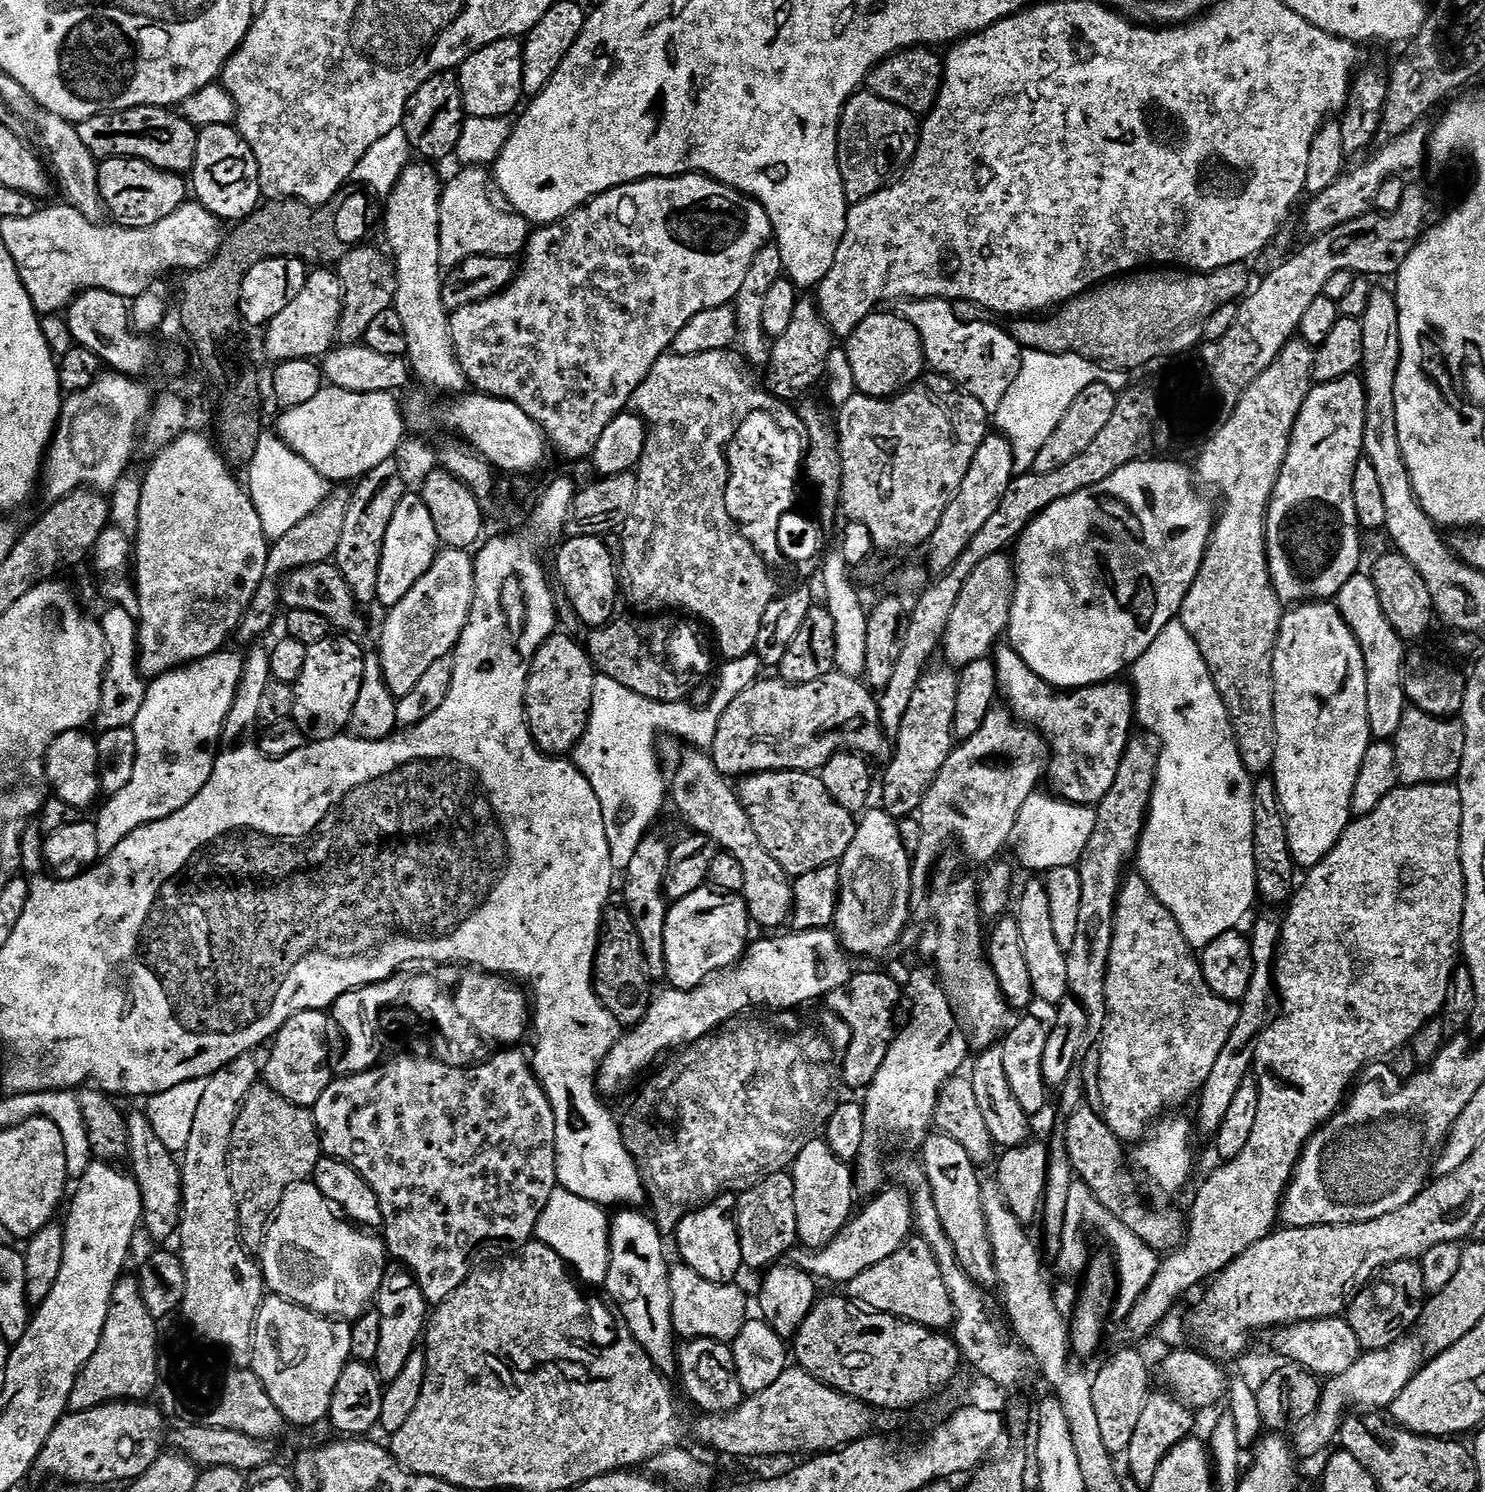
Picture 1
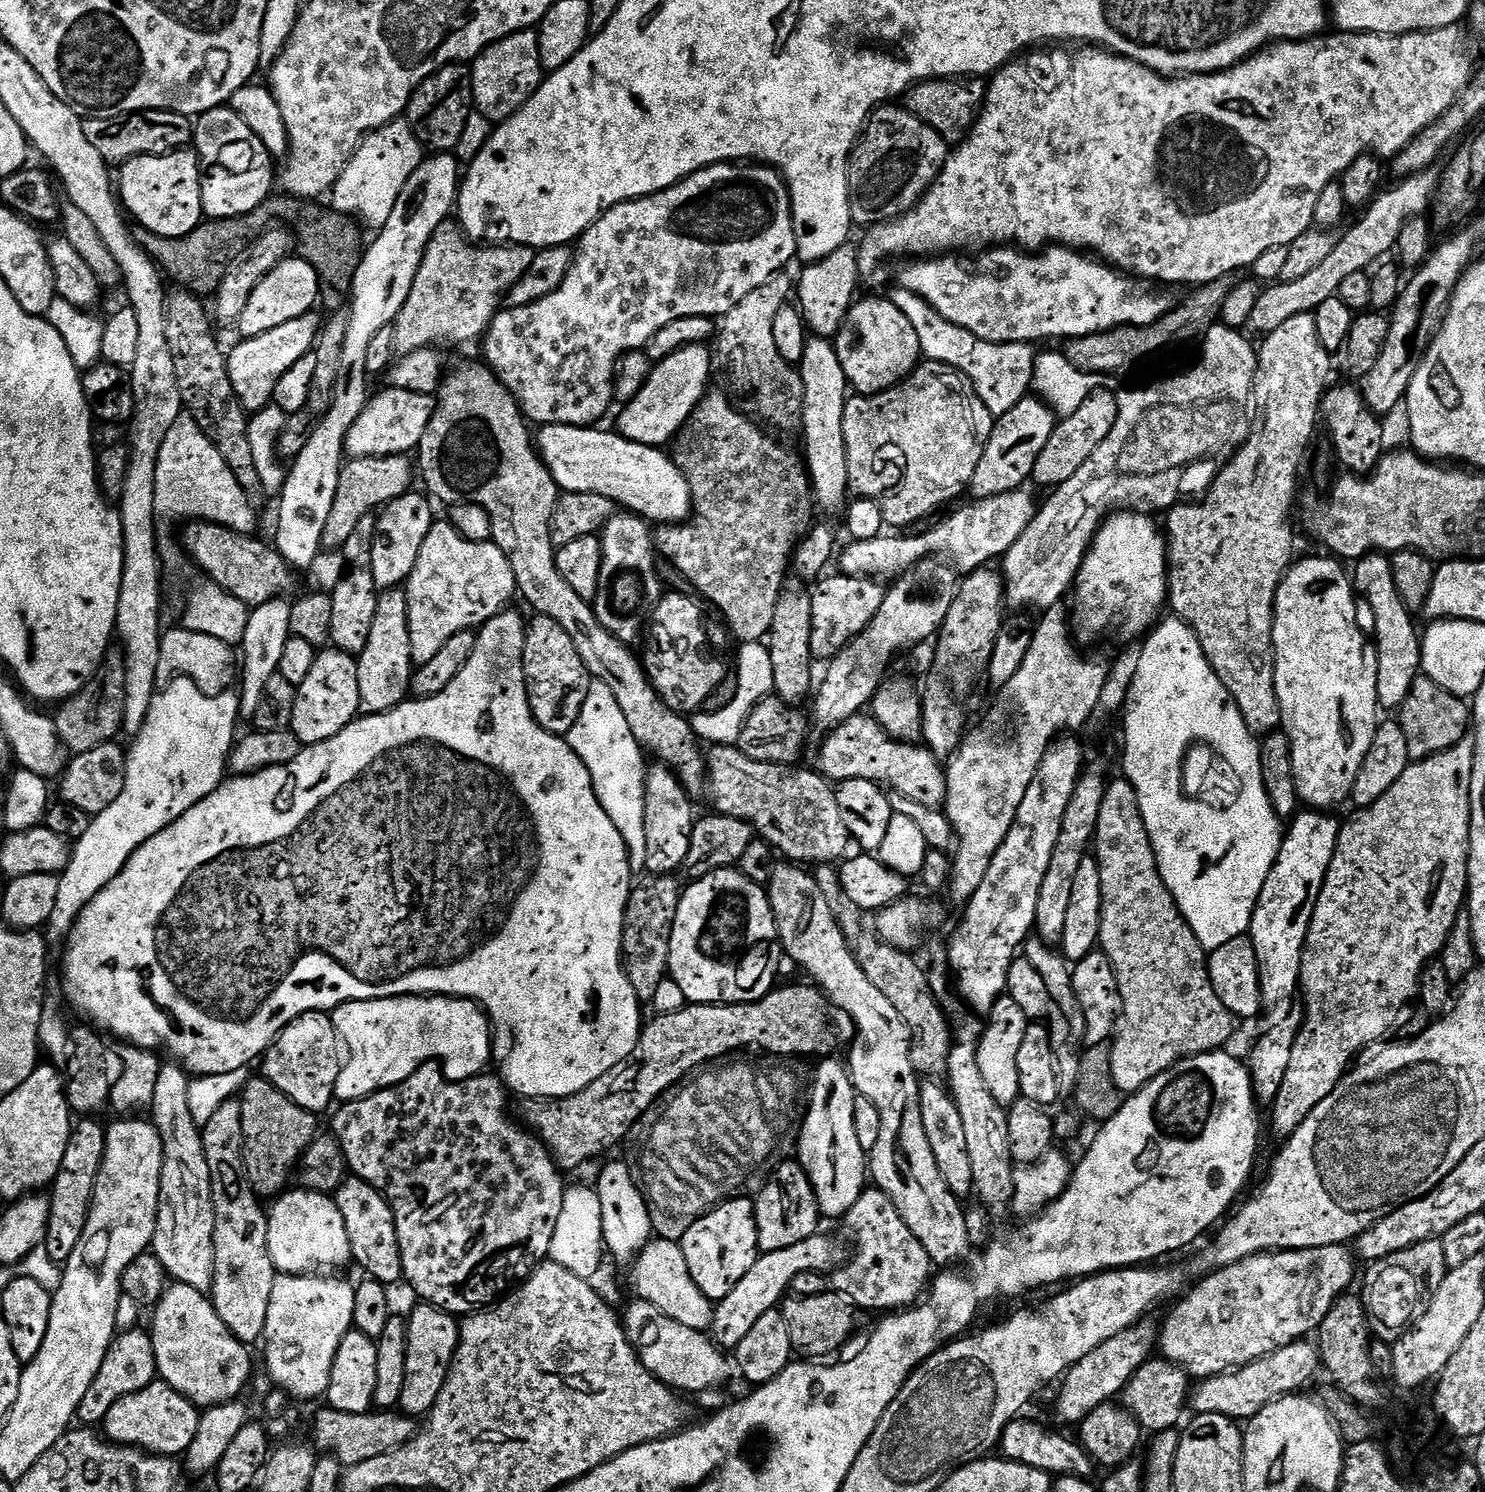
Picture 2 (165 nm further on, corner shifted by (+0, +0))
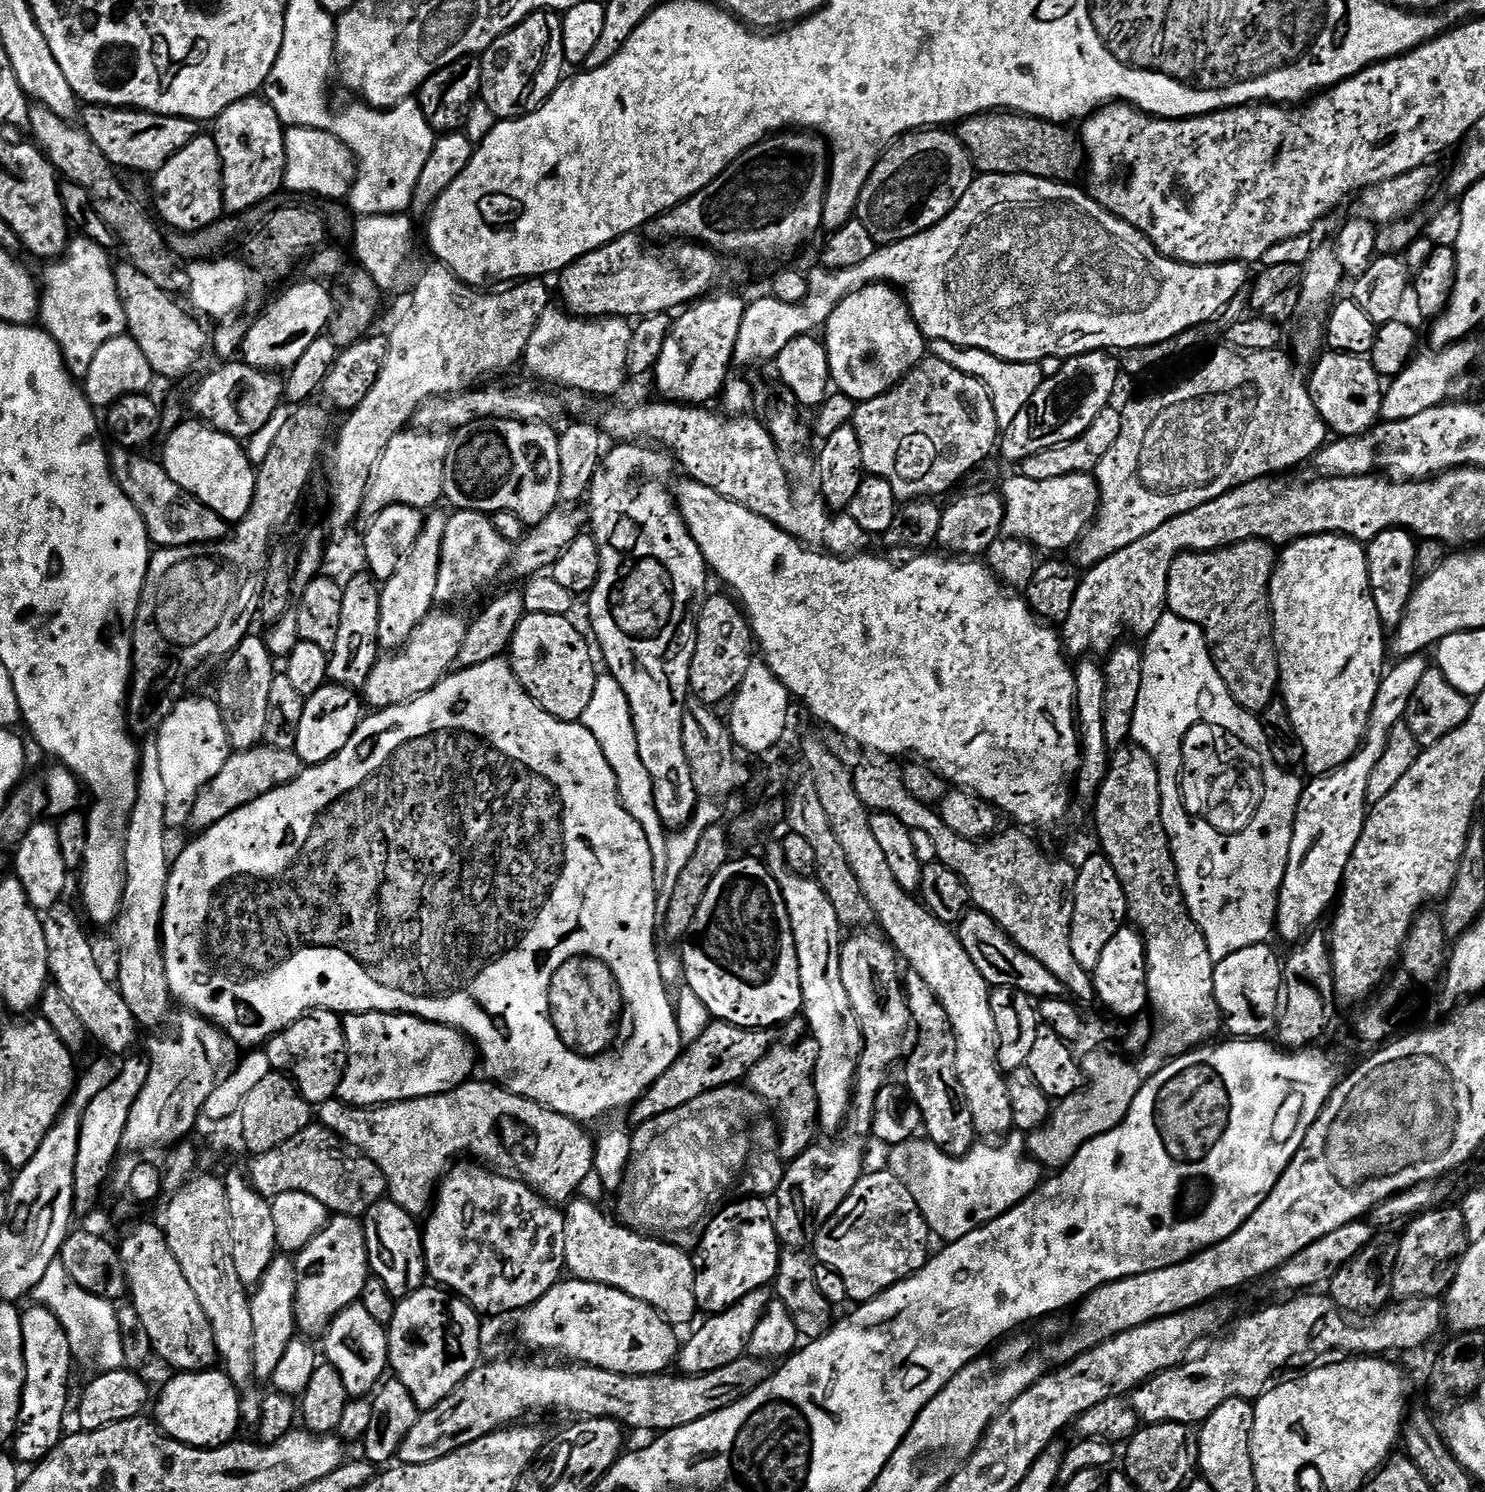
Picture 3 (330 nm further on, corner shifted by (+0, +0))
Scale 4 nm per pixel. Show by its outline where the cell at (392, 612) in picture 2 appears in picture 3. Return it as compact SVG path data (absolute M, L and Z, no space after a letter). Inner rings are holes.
M432 510L425 517L423 530L414 546L399 564L398 570L383 583L380 591L380 609L378 610L377 642L384 650L401 648L414 634L414 626L418 626L433 611L436 590L437 574L440 565L441 540L445 533L447 513Z

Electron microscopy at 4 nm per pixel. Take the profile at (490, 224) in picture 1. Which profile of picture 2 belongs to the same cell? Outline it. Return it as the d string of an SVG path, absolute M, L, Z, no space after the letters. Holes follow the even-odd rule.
M445 222L434 230L433 236L426 246L425 256L418 266L417 277L410 287L410 294L401 312L397 314L395 323L391 325L392 342L395 351L405 356L419 348L436 348L440 344L468 344L471 340L479 341L492 320L506 294L530 270L530 262L534 262L536 252L524 248L521 244L511 246L477 246L464 235L459 223Z

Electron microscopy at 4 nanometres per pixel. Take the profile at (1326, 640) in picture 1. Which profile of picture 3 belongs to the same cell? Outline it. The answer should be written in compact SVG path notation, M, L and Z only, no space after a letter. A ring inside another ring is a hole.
M1312 535L1285 545L1275 561L1268 594L1276 665L1284 664L1278 692L1280 696L1288 692L1284 704L1293 723L1302 764L1312 771L1313 777L1321 777L1342 767L1359 751L1368 732L1375 695L1386 672L1386 629L1374 604L1365 545L1348 536L1336 535Z

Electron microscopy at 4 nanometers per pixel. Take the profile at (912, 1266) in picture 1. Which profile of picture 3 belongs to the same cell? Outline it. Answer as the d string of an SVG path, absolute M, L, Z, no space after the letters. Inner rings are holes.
M886 1168L878 1172L868 1170L863 1173L854 1190L846 1194L846 1202L842 1202L842 1206L838 1206L838 1210L834 1210L834 1214L818 1230L812 1243L812 1254L816 1264L824 1264L834 1270L838 1278L842 1278L849 1301L859 1306L922 1270L930 1257L928 1238L928 1224L907 1188L905 1177Z

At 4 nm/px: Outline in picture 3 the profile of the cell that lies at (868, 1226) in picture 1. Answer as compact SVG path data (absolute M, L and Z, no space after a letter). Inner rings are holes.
M759 1288L746 1298L739 1300L734 1306L730 1306L724 1312L709 1315L708 1320L689 1340L683 1341L678 1357L679 1371L686 1376L697 1376L698 1374L710 1374L710 1370L719 1370L721 1366L727 1366L748 1351L750 1334L754 1334L758 1322L762 1322L762 1314L770 1302L768 1288Z

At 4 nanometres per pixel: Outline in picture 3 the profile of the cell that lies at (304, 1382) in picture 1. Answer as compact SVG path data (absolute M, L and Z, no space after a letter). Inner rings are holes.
M333 1215L306 1247L295 1253L296 1326L301 1333L323 1334L336 1315L357 1303L370 1279L364 1228L355 1216Z

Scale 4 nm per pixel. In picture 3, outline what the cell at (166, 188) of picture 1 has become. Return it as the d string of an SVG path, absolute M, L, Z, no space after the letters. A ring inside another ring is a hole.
M208 135L196 136L191 140L192 137L183 146L177 147L151 177L155 215L165 225L168 223L169 229L178 232L202 230L202 226L210 226L210 222L221 219L224 212L222 169L215 139Z

